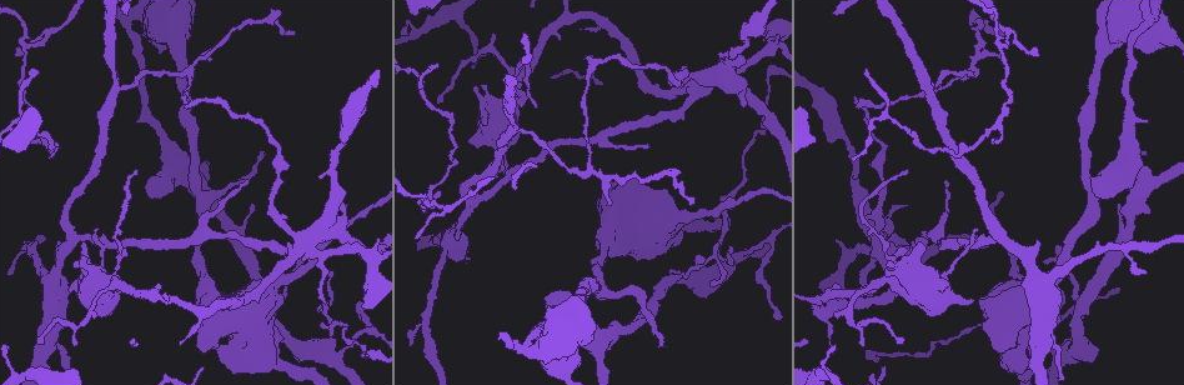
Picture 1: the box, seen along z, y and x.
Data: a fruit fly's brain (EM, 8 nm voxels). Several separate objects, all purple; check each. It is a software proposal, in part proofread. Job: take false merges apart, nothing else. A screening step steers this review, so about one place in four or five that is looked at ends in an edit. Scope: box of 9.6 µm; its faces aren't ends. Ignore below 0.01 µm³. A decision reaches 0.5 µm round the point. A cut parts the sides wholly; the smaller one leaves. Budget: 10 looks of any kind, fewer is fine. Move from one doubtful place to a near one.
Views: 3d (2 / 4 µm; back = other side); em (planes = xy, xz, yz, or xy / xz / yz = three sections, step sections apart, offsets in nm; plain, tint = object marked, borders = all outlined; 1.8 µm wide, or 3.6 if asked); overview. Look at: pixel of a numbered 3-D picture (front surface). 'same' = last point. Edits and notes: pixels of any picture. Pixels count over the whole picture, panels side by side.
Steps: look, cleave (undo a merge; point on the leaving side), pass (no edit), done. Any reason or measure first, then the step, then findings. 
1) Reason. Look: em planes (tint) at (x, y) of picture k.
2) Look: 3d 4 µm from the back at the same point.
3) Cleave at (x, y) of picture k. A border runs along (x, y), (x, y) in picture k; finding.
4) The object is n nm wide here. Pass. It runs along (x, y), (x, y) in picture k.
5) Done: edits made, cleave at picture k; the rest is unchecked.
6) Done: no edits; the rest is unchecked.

Three arms meet. Look: em xy step 8 (borders) at (425, 203) of picture 1.

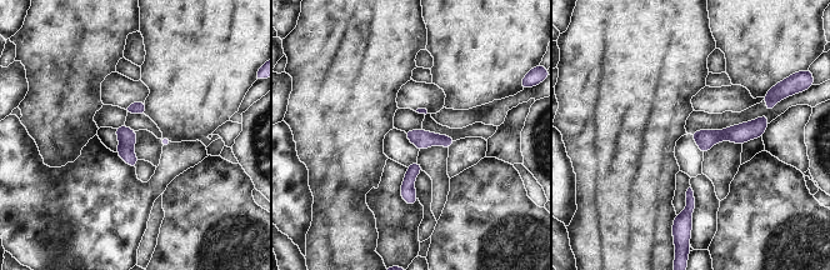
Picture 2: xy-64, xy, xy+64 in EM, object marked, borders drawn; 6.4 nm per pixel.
Pass. It runs along (764, 121), (740, 134), (696, 136) in picture 2; all the same neuron.

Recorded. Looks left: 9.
Thick turns thin. Look: 3d 4 µm at (1147, 32) of picture 1.

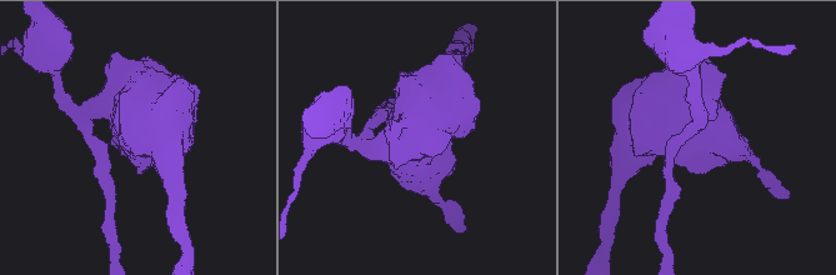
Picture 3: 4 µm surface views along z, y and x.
Shape alone is not enough. Look: em planes (tint) at (693, 138) of picture 3.

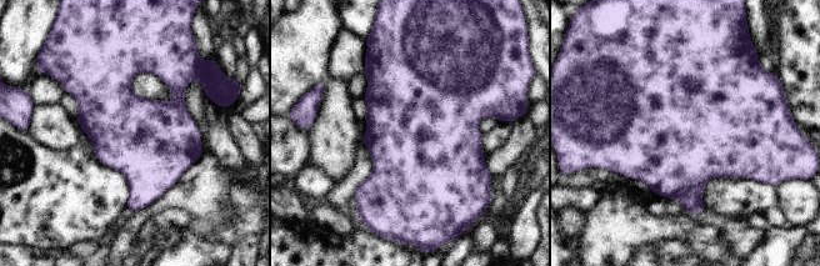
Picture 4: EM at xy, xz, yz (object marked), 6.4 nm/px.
The object is 550 nm wide here. Pass. Continuous, no second neuron.

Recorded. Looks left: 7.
Sharp bend. Look: 3d 4 µm at (230, 187) of picture 1.

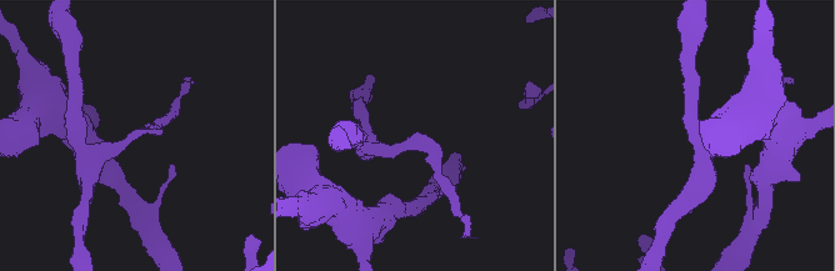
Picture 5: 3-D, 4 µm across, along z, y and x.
The arms are 170, 260 nm wide. Look: em planes (tint) at (416, 140) of picture 5.

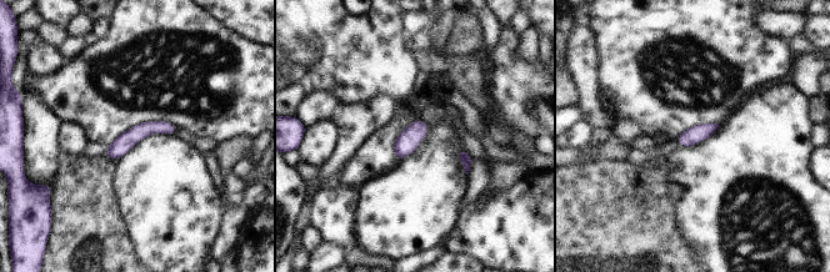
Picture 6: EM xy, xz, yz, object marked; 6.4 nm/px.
Pass. It runs along (171, 129), (146, 127), (109, 152) in picture 6; continuous, no second neuron.

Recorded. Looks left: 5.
Closes a loop. Look: em yz step 4 (tint) at (668, 215) of picture 1.

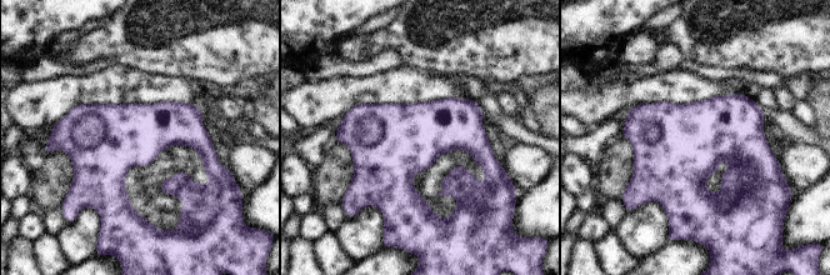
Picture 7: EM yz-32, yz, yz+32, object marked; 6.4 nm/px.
Pass. All the same neuron.

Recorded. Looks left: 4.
Done: no edits; the rest is unchecked.

